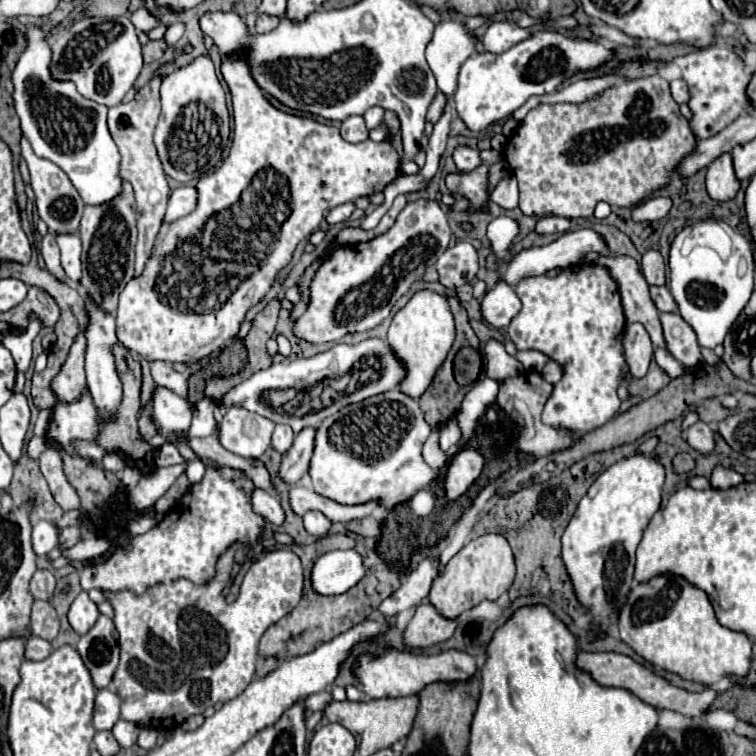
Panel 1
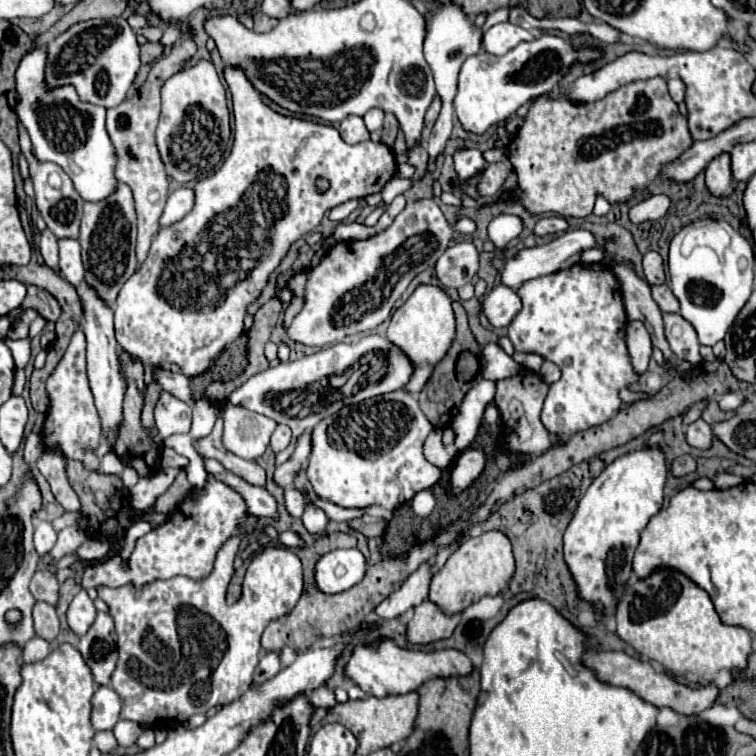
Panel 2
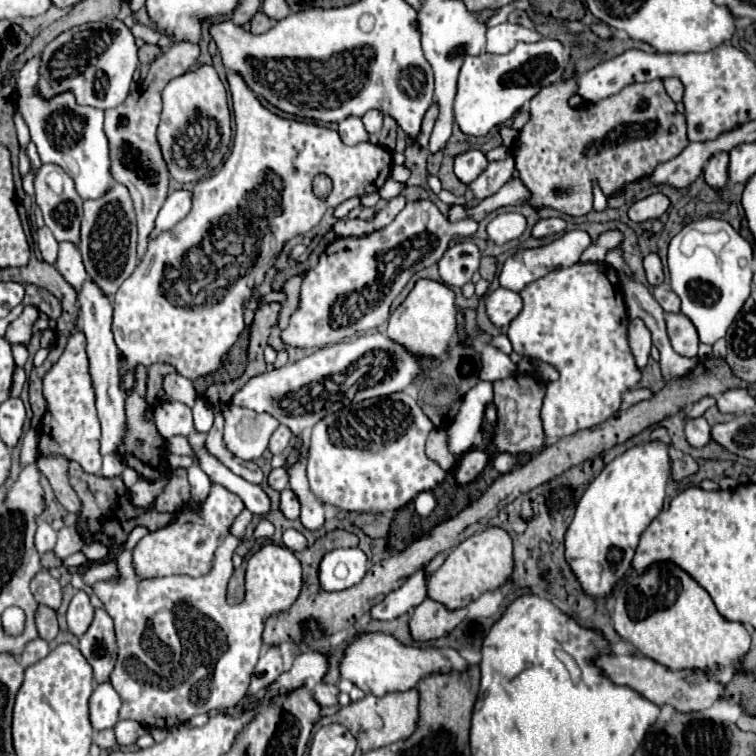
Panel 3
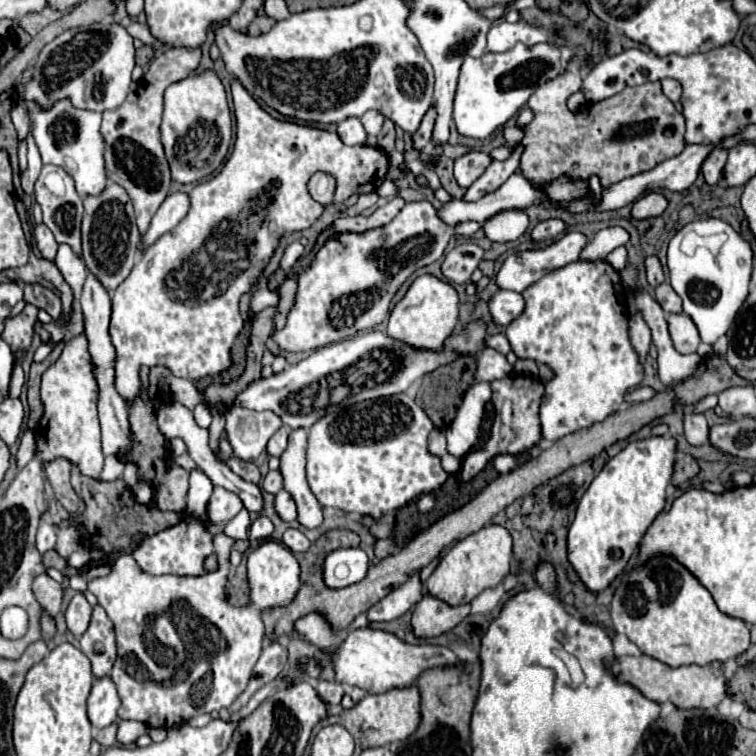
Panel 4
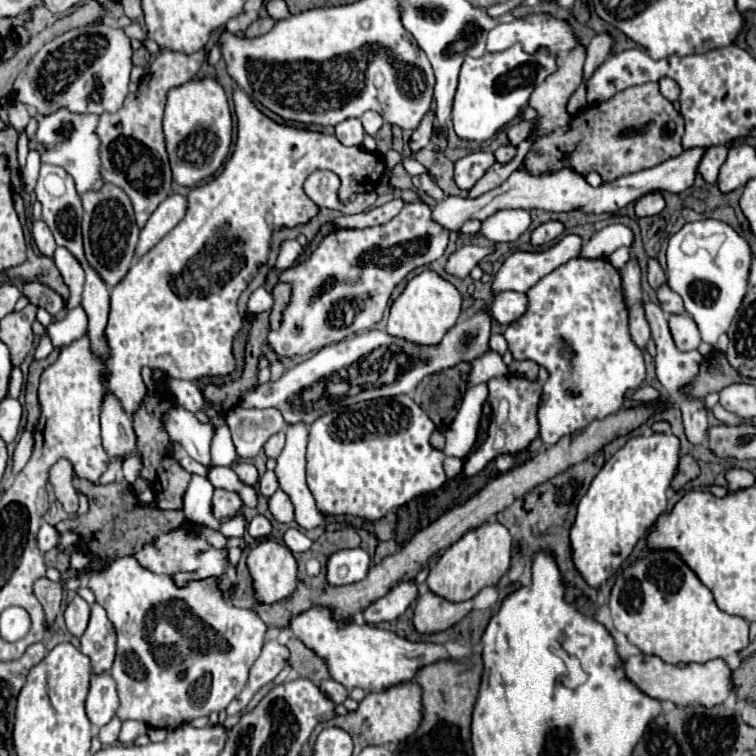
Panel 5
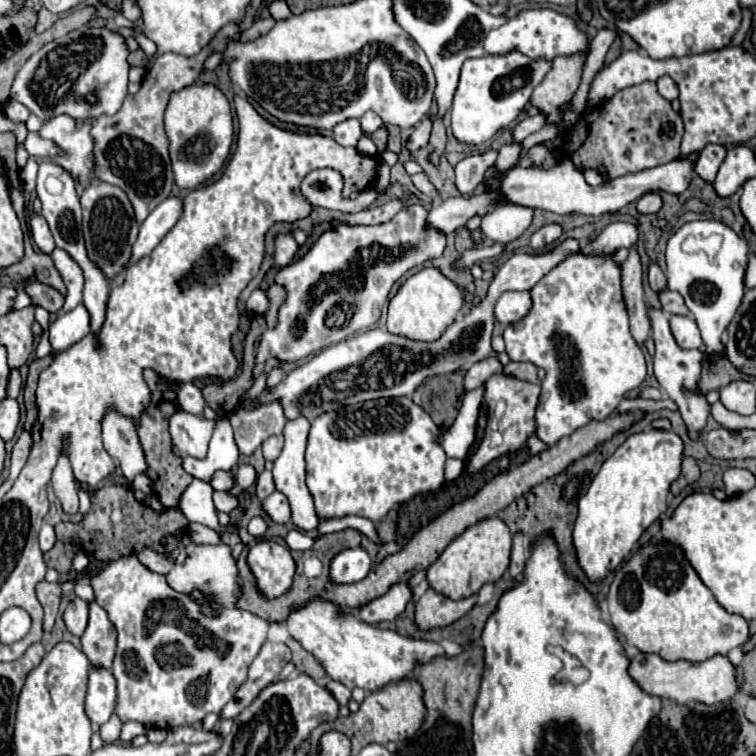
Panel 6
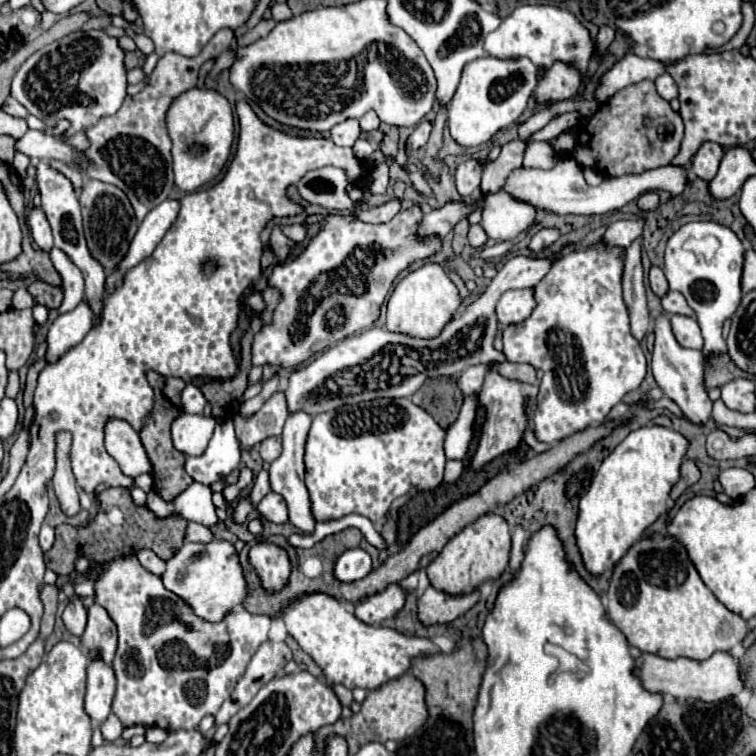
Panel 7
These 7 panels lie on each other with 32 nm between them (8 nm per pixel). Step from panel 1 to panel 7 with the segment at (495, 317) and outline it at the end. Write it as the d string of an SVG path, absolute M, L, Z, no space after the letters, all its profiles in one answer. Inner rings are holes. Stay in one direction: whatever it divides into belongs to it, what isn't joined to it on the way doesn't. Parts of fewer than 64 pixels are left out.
M534 288L526 290L506 290L496 306L496 314L500 324L522 324L534 310Z

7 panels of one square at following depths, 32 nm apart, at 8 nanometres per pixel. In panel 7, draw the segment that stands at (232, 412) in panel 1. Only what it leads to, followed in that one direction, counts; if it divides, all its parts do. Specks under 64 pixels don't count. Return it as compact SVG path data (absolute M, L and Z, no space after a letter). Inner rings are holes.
M274 392L254 416L250 418L234 416L234 428L240 446L252 448L254 444L262 442L268 436L280 436L286 418L288 418L286 396L280 392Z

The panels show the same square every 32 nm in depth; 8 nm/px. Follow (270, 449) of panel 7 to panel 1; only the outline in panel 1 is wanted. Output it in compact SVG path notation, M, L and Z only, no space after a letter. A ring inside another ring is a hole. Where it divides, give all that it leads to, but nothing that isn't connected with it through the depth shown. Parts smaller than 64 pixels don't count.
M276 424L276 430L272 434L272 448L278 452L286 452L292 446L294 432L286 424Z

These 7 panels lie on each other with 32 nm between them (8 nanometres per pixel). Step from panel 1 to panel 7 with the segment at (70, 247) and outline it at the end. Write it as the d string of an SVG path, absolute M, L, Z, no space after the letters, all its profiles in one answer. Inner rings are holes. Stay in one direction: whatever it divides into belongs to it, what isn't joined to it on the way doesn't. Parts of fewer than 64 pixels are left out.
M52 248L48 252L54 268L58 270L60 278L62 278L62 288L64 288L64 300L62 306L58 308L60 314L74 310L82 300L84 300L84 276L82 272L70 262L70 258L66 254L62 254L62 250Z

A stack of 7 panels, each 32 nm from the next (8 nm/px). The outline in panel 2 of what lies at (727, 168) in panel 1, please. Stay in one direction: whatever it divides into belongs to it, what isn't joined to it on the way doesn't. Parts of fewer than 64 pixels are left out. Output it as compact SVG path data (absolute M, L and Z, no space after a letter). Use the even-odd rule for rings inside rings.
M718 154L706 166L706 186L716 196L730 196L732 194L732 170L730 170L730 154Z

